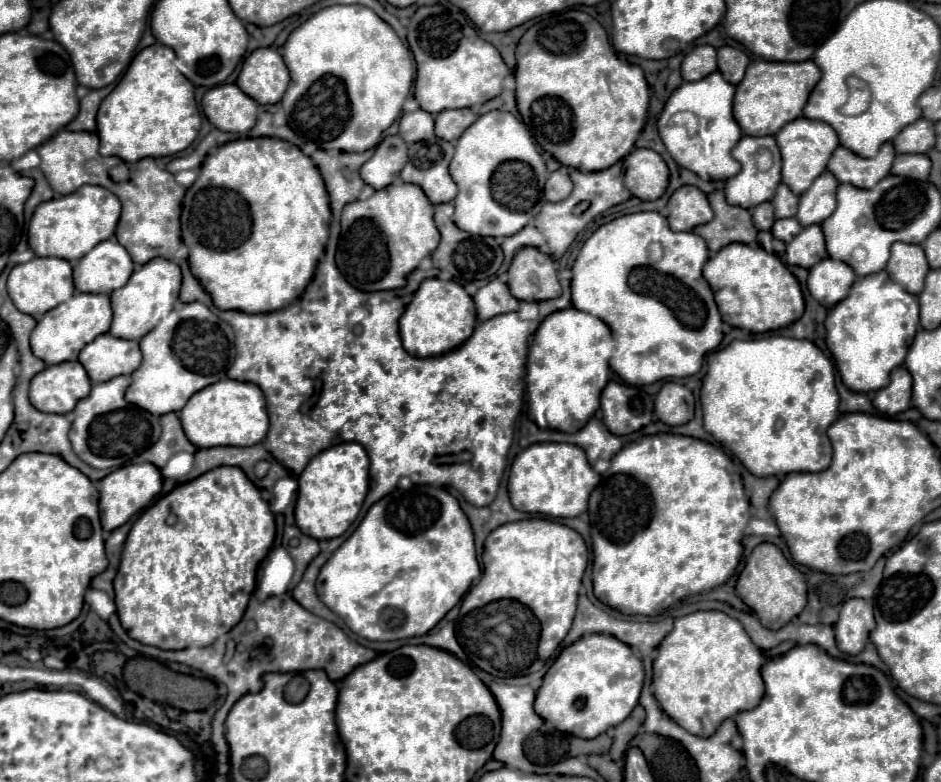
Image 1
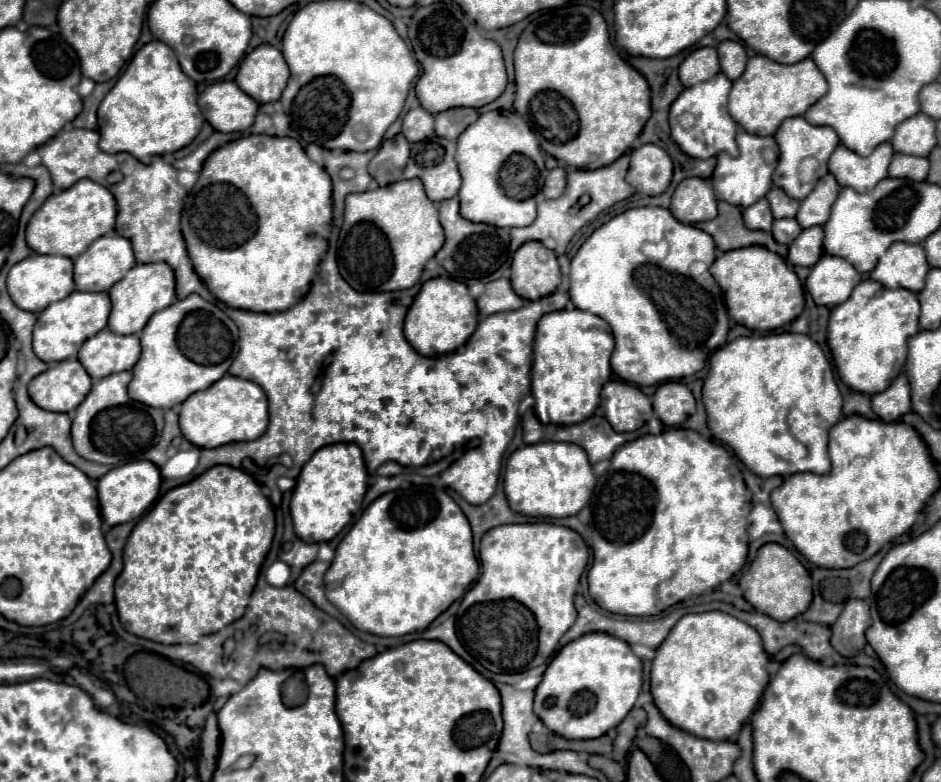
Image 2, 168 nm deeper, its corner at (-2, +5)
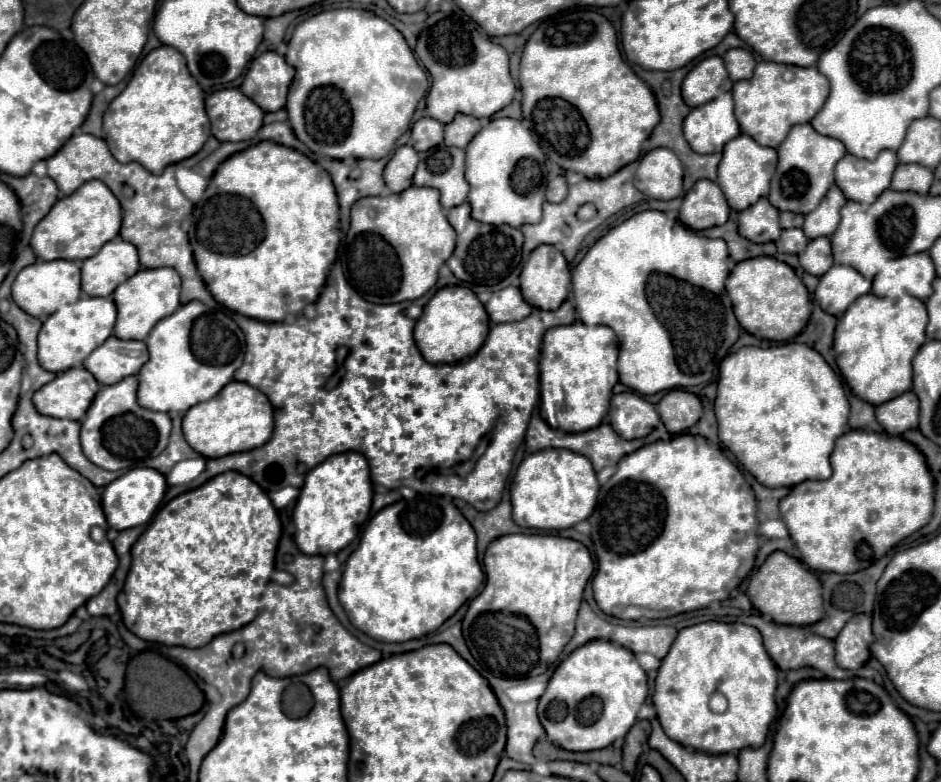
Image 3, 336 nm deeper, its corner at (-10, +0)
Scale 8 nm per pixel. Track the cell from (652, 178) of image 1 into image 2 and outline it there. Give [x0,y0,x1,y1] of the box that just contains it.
[627,144,673,196]

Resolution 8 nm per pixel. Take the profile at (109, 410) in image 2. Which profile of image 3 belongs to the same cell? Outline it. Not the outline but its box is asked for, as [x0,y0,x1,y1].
[81,377,171,471]

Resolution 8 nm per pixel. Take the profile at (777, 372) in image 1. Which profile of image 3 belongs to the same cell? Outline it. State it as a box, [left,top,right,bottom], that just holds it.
[715,343,849,487]

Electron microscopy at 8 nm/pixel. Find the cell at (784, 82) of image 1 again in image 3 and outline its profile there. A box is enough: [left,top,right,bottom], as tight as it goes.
[733,61,829,147]

